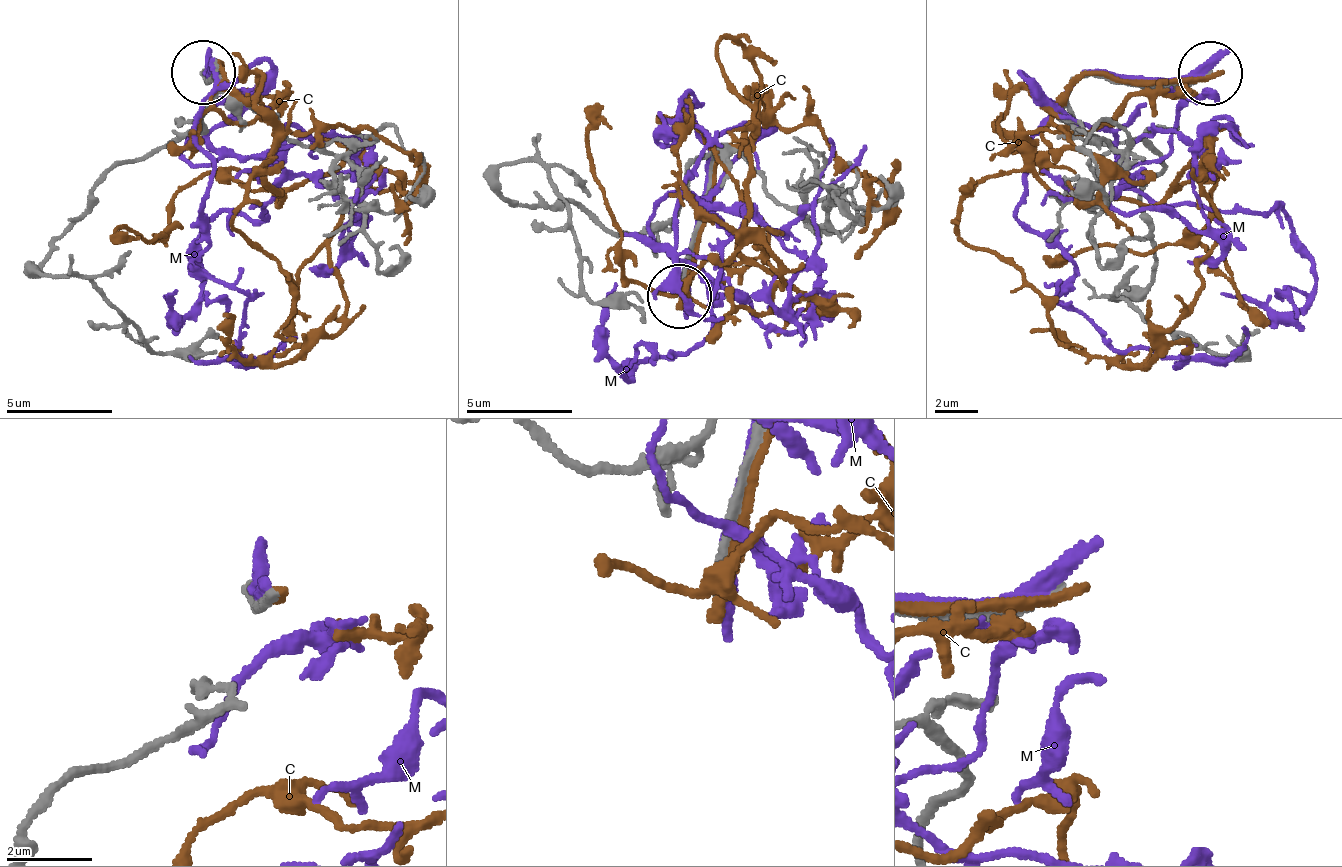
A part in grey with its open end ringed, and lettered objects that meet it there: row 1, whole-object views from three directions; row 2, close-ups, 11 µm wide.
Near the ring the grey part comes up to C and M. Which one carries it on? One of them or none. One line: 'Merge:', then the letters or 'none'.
Merge: none

